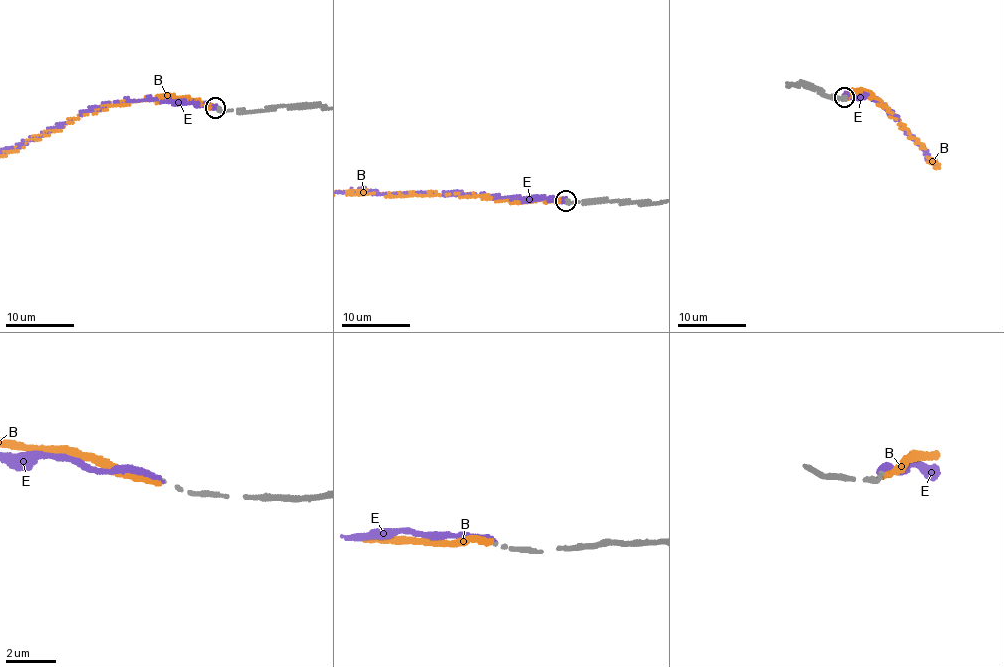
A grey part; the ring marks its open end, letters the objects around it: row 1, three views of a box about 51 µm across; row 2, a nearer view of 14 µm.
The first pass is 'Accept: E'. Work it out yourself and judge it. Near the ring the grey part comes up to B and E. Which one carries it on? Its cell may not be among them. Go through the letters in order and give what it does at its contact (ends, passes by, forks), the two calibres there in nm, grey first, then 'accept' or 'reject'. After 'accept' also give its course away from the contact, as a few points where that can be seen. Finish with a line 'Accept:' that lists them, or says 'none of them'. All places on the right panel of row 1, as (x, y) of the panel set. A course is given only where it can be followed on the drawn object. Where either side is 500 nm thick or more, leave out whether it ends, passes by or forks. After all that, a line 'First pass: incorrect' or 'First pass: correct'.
B: it ends | 110/240 nm | reject
E: it ends | 110/220 nm | accept
Accept: E
First pass: correct

